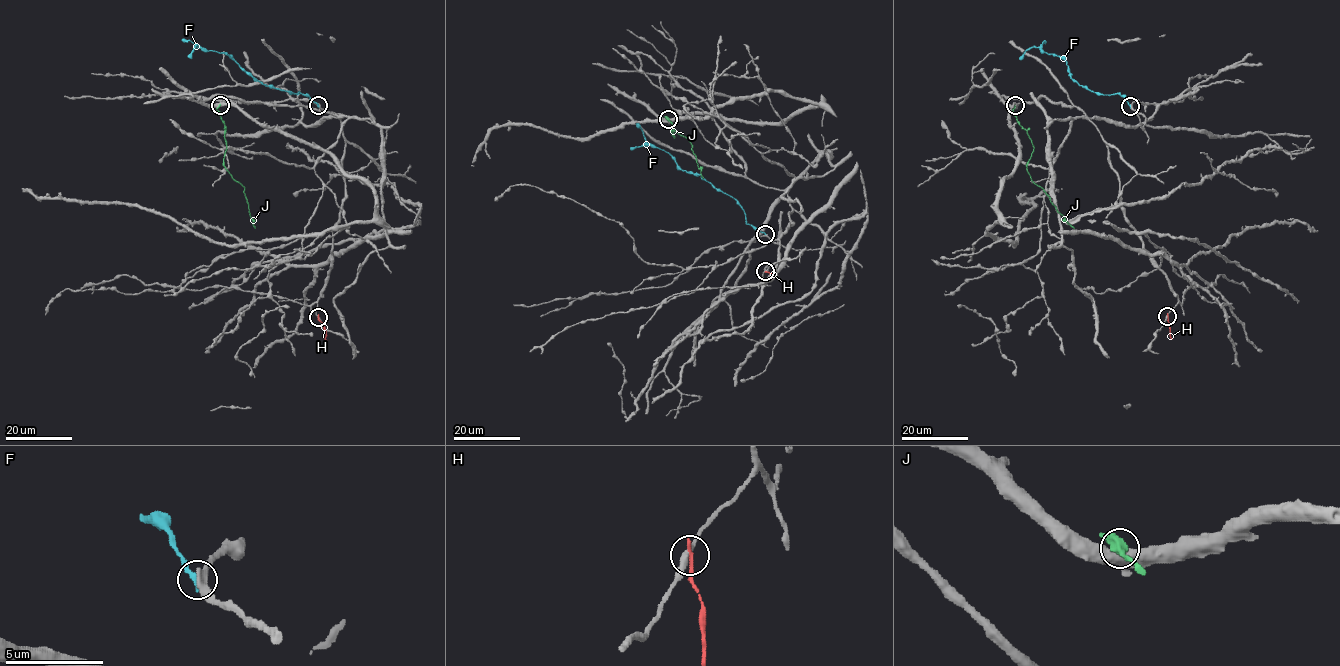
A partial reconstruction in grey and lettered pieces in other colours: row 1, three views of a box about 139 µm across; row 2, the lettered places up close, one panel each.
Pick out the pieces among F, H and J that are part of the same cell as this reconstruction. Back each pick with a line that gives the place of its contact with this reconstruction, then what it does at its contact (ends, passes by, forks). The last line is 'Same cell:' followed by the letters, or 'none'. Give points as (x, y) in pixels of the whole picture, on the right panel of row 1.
F: Touches grey at (1130, 106). It ends there
Same cell: F

